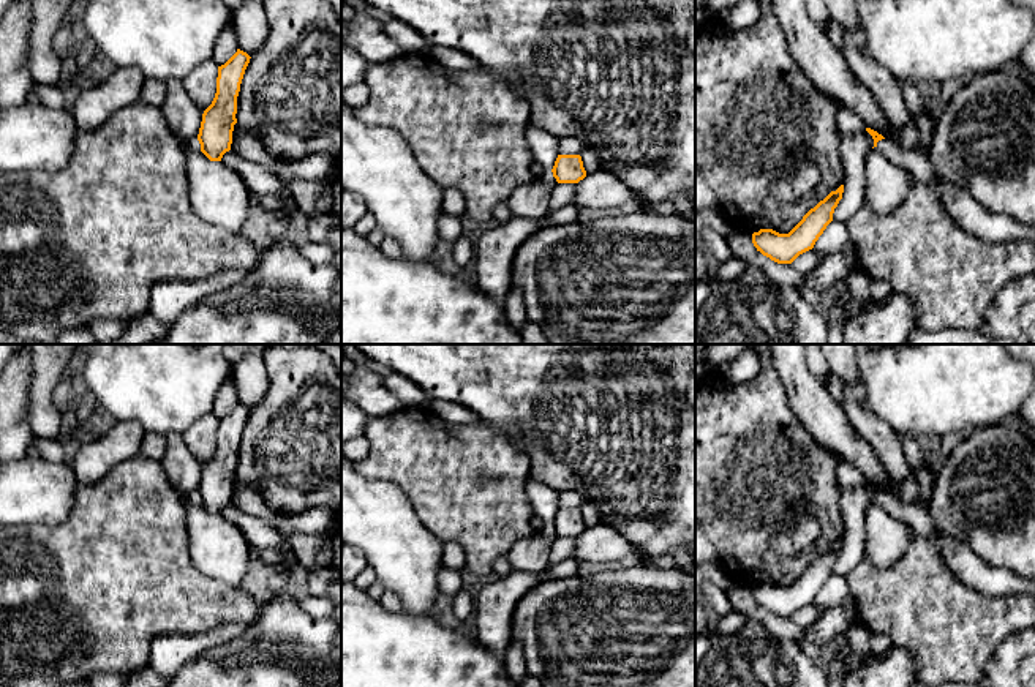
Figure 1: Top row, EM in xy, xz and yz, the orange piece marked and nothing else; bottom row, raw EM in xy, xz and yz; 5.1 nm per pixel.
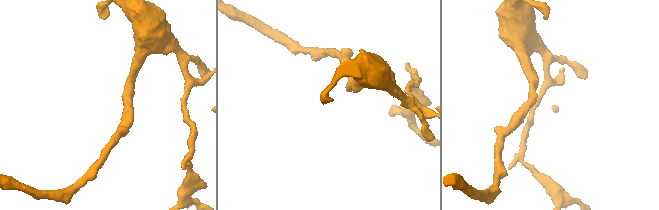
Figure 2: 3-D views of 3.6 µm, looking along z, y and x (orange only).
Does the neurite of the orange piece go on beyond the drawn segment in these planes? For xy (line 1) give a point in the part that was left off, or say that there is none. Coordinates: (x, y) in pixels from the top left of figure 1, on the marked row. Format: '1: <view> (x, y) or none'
1: none

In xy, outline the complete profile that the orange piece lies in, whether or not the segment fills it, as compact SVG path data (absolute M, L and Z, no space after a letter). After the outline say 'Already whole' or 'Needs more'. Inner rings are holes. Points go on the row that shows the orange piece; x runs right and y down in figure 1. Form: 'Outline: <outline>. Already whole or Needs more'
Outline: M240 49L218 66L216 93L212 104L204 111L198 134L201 152L210 161L221 161L231 150L232 131L237 123L237 96L250 55Z. Already whole

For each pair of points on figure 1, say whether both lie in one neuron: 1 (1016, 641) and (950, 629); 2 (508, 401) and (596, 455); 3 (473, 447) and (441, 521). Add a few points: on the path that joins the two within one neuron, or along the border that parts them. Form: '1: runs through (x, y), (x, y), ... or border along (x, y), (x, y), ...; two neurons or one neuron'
1: border along (1018, 630), (1012, 632), (997, 646), (985, 670); two neurons
2: runs through (530, 401), (542, 401), (574, 433); one neuron
3: runs through (473, 466), (473, 477), (455, 503); one neuron

